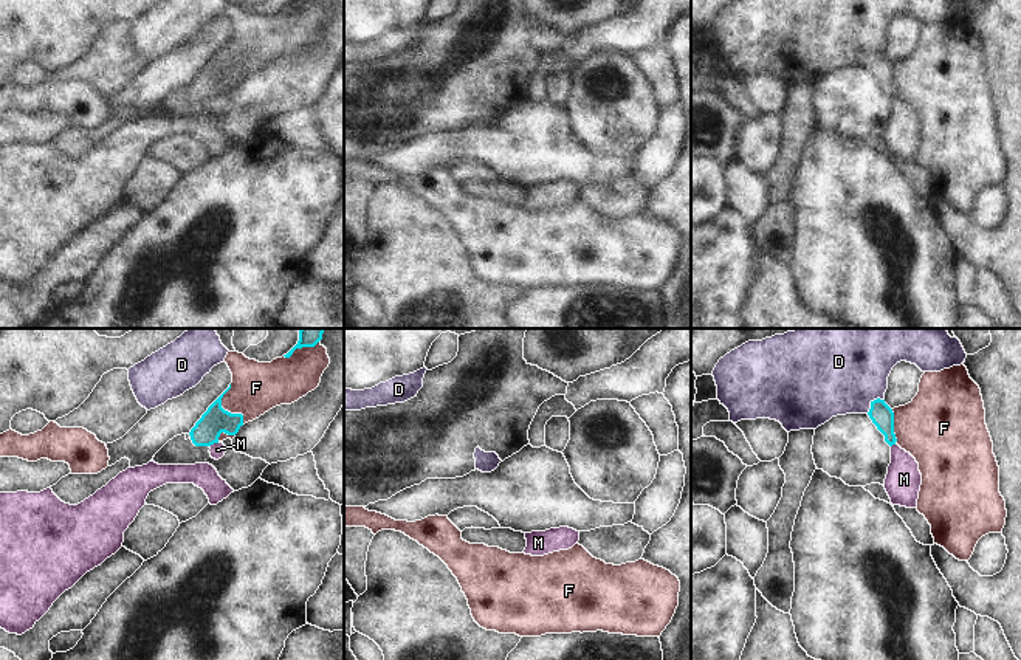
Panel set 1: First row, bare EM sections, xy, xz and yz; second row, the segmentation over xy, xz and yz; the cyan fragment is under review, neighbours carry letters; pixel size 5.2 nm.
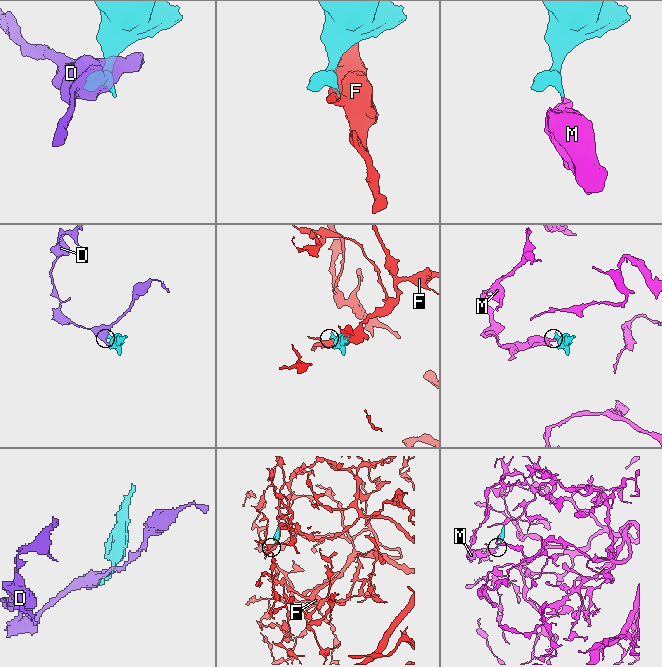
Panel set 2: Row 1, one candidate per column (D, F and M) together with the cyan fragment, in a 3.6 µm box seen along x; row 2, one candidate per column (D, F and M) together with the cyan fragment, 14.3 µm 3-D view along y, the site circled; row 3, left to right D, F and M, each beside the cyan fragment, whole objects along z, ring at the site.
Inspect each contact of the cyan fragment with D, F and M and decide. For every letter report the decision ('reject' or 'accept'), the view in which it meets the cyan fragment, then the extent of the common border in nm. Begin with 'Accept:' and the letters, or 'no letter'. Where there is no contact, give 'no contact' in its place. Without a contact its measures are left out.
Accept: no letter
D: reject; meets cyan in yz; contact 120 nm long
F: reject; meets cyan in xy; contact 220 nm long
M: reject; meets cyan in xy; contact 60 nm long

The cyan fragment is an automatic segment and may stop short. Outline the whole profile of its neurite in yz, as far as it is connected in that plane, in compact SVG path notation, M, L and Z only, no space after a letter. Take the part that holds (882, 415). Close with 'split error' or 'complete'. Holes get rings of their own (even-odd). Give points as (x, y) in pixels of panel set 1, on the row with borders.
M877 398L871 401L871 409L868 415L872 420L872 423L877 426L877 429L885 435L885 442L889 446L896 445L897 438L894 434L894 412L885 403L885 400Z; complete

